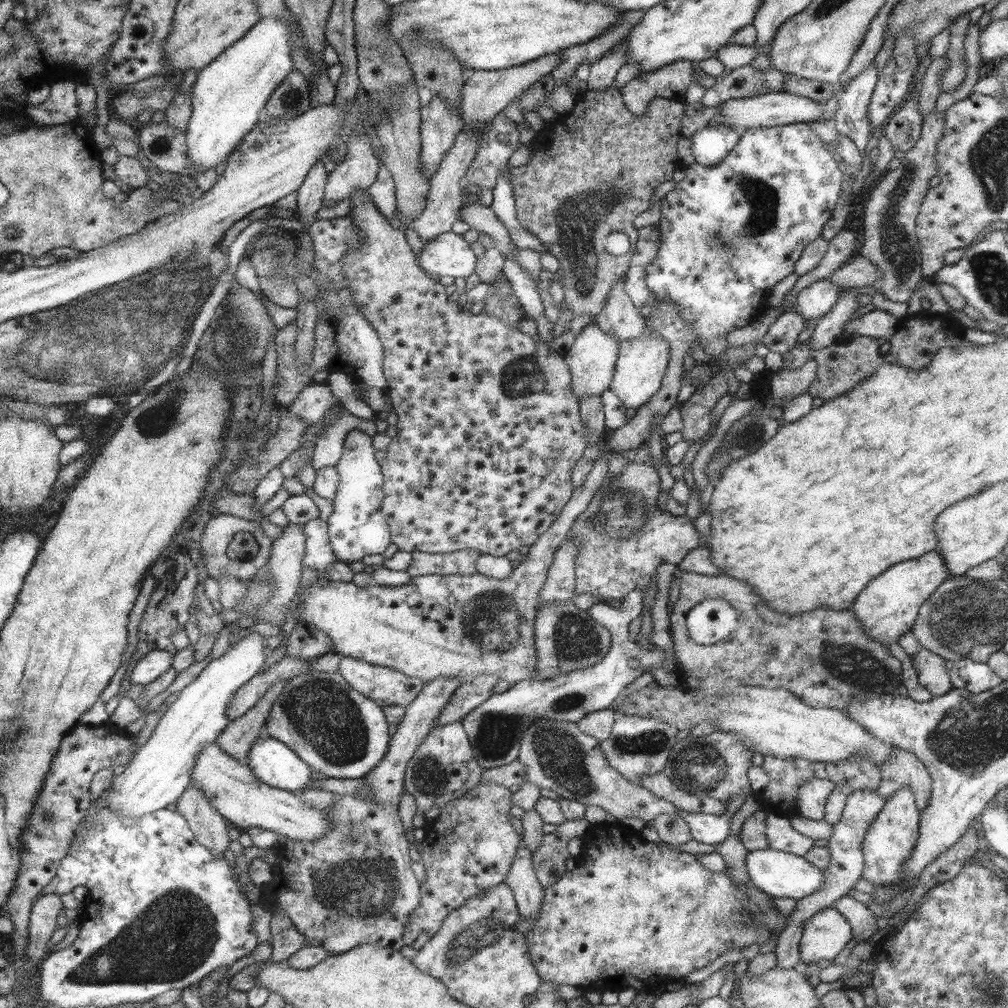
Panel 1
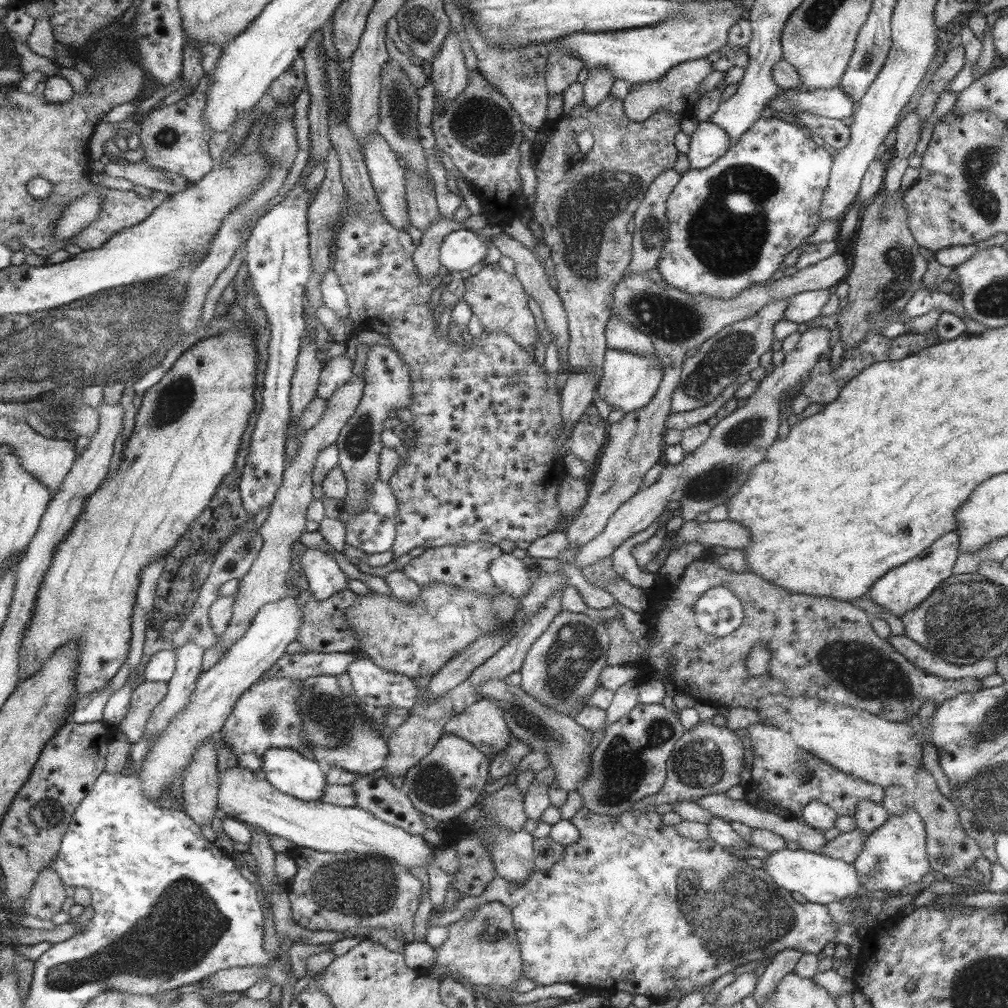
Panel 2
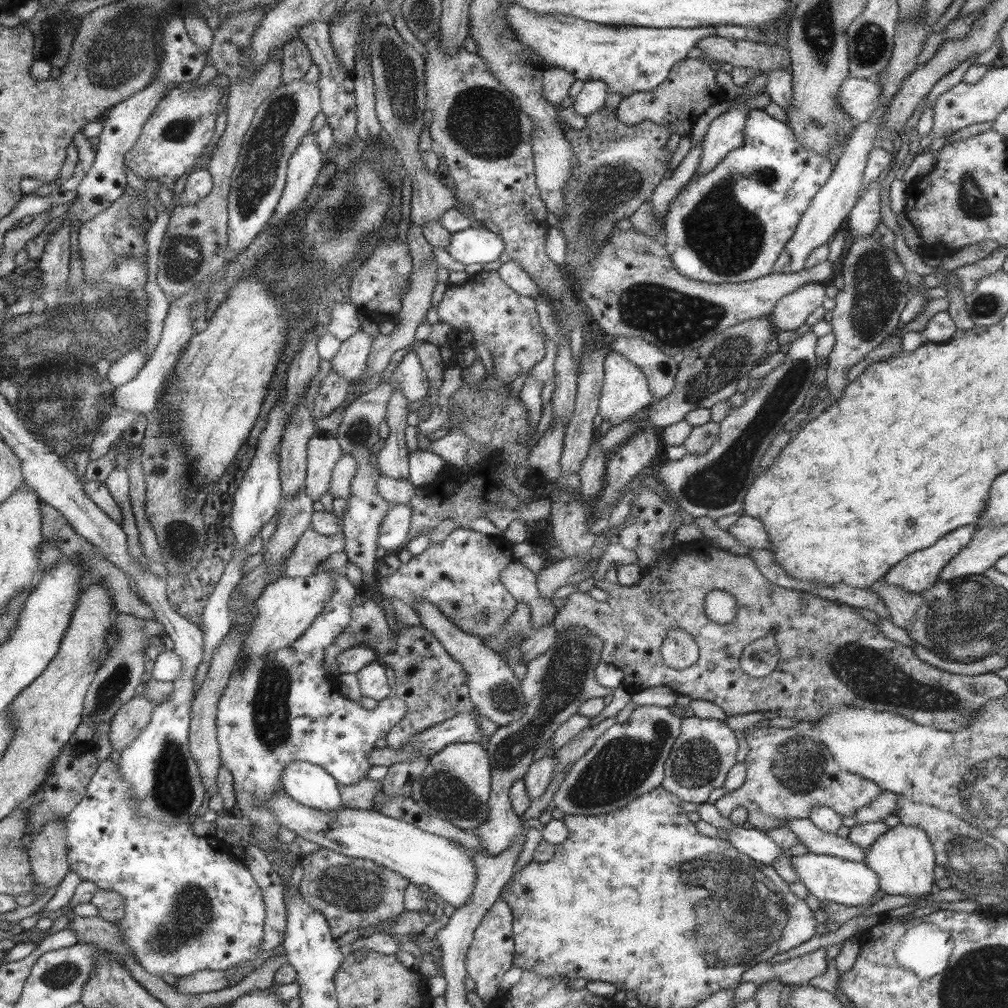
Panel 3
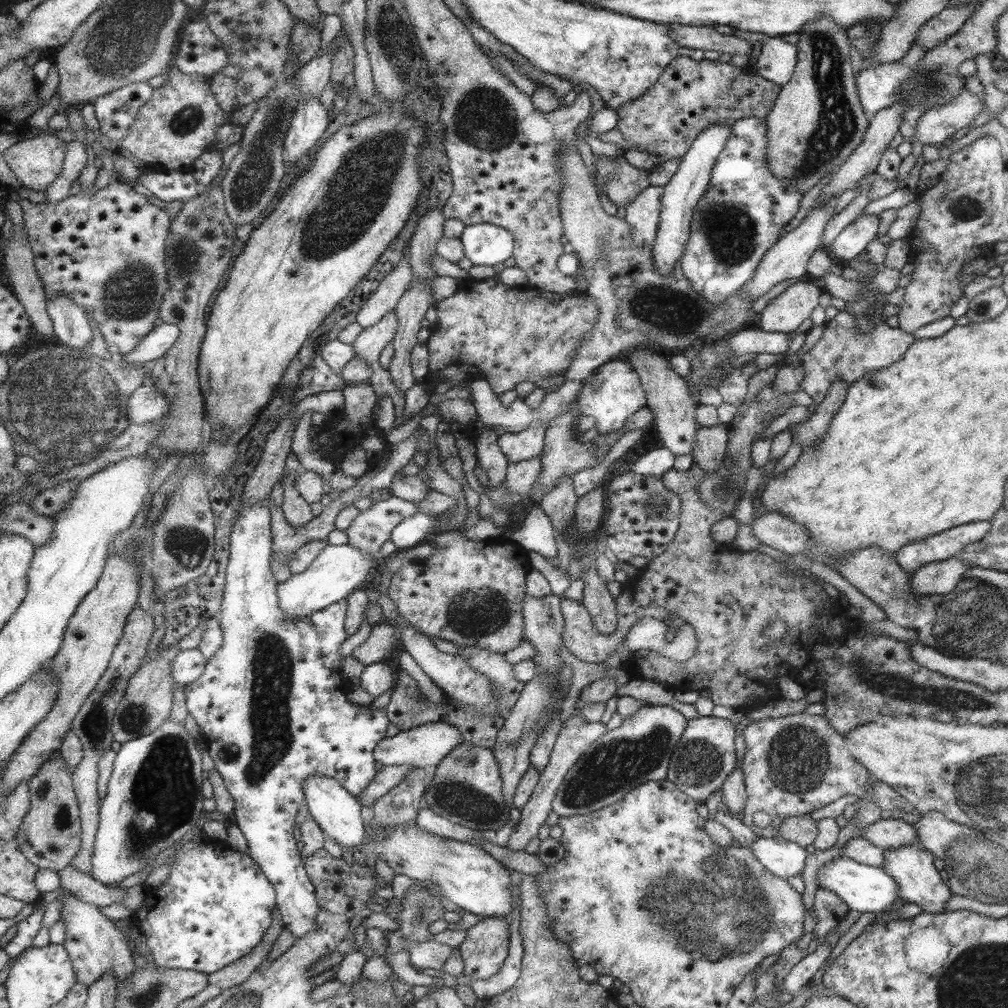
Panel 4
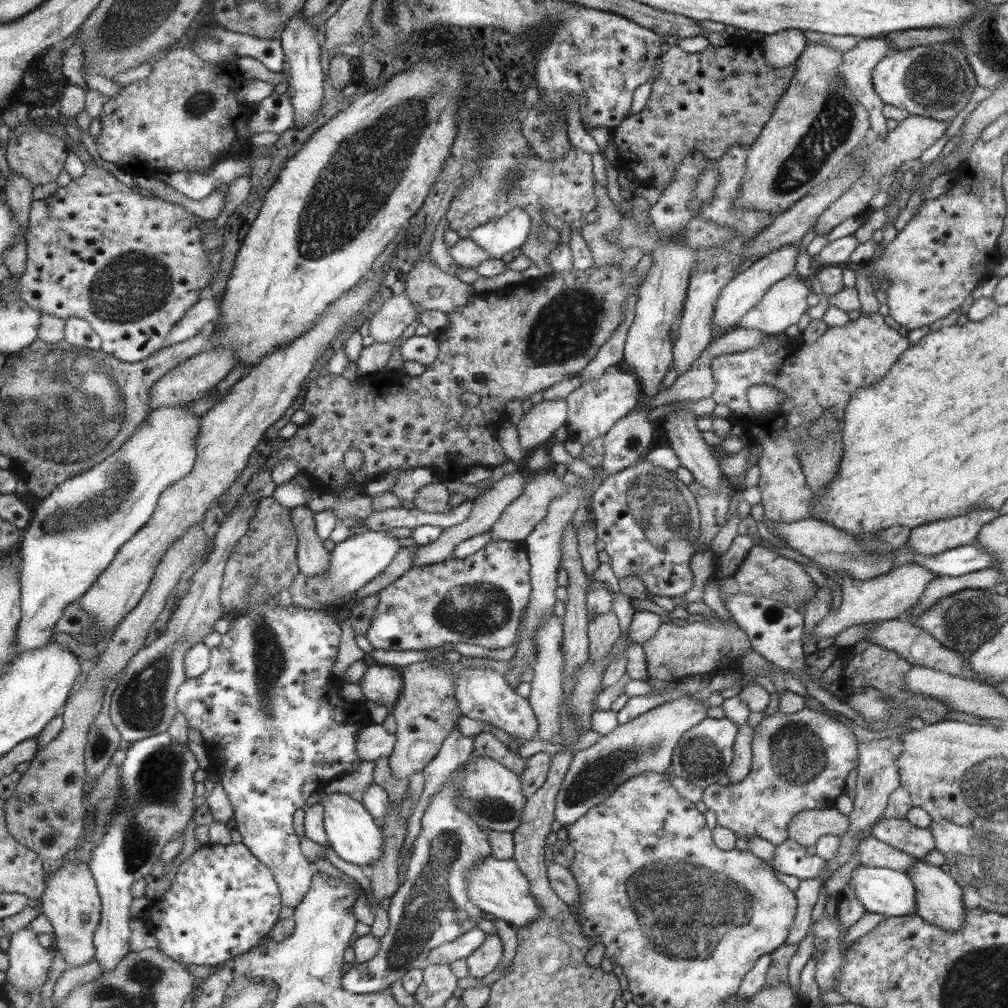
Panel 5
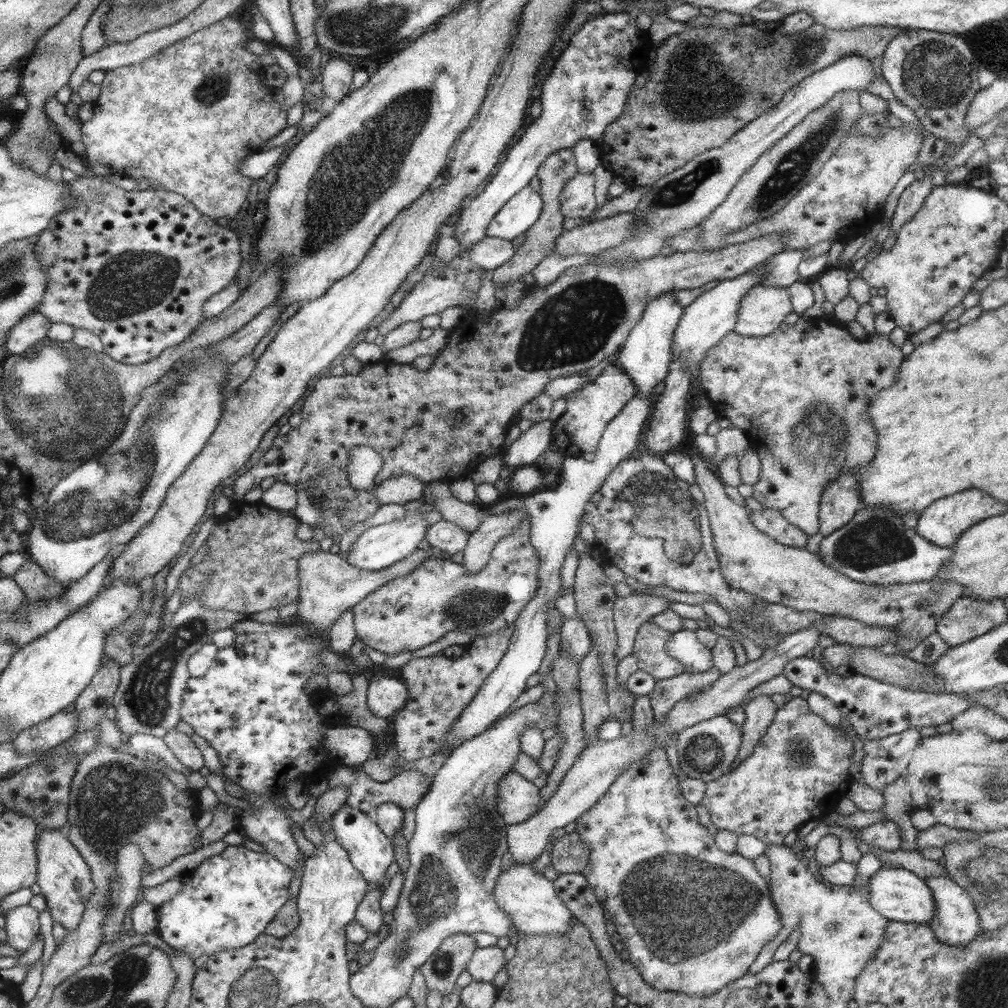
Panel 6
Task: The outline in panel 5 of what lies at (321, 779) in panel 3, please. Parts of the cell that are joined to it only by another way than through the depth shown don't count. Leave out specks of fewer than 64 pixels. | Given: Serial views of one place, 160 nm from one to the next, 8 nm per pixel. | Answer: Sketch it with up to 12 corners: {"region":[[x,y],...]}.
{"region":[[322,791],[326,844],[366,870],[382,832],[358,798]]}

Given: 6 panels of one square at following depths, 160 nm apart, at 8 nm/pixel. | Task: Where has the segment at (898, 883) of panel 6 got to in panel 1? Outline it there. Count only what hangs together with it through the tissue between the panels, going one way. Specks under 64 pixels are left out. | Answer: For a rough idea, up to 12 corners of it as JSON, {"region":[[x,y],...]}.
{"region":[[770,848],[746,852],[748,882],[773,899],[808,897],[823,870]]}

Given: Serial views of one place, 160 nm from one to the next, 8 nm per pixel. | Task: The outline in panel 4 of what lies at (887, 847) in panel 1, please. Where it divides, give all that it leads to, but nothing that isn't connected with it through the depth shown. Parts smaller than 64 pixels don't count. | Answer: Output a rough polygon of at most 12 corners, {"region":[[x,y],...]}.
{"region":[[911,845],[884,849],[882,869],[897,896],[925,913],[953,893],[934,856]]}

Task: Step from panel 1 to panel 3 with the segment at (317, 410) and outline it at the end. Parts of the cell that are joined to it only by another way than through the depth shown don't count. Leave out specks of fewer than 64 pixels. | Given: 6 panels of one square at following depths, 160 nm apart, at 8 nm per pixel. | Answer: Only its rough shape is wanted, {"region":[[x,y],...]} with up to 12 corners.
{"region":[[356,330],[328,360],[330,371],[364,375],[373,336]]}

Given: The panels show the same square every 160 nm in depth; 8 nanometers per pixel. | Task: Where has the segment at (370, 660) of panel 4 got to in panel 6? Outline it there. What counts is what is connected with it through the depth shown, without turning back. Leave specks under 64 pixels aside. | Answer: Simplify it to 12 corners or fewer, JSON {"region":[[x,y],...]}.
{"region":[[529,518],[488,563],[428,558],[352,607],[385,655],[514,624],[540,562]]}

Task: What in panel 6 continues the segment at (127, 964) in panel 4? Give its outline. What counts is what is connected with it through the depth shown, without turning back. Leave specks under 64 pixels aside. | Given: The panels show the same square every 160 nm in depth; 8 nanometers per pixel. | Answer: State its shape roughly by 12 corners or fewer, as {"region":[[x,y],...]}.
{"region":[[41,830],[38,884],[67,932],[97,887],[66,831]]}

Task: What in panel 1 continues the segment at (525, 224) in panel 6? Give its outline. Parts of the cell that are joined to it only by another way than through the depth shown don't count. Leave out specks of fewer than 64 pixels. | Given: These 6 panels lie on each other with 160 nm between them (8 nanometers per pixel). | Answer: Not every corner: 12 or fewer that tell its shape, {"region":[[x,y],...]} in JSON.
{"region":[[449,230],[422,244],[427,275],[465,279],[476,257]]}

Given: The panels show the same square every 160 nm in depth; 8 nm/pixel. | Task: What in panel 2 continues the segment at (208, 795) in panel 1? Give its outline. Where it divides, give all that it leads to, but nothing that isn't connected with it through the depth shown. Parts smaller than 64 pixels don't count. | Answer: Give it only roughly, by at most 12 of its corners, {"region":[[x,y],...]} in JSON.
{"region":[[218,771],[227,818],[324,853],[425,869],[436,848],[360,807]]}

